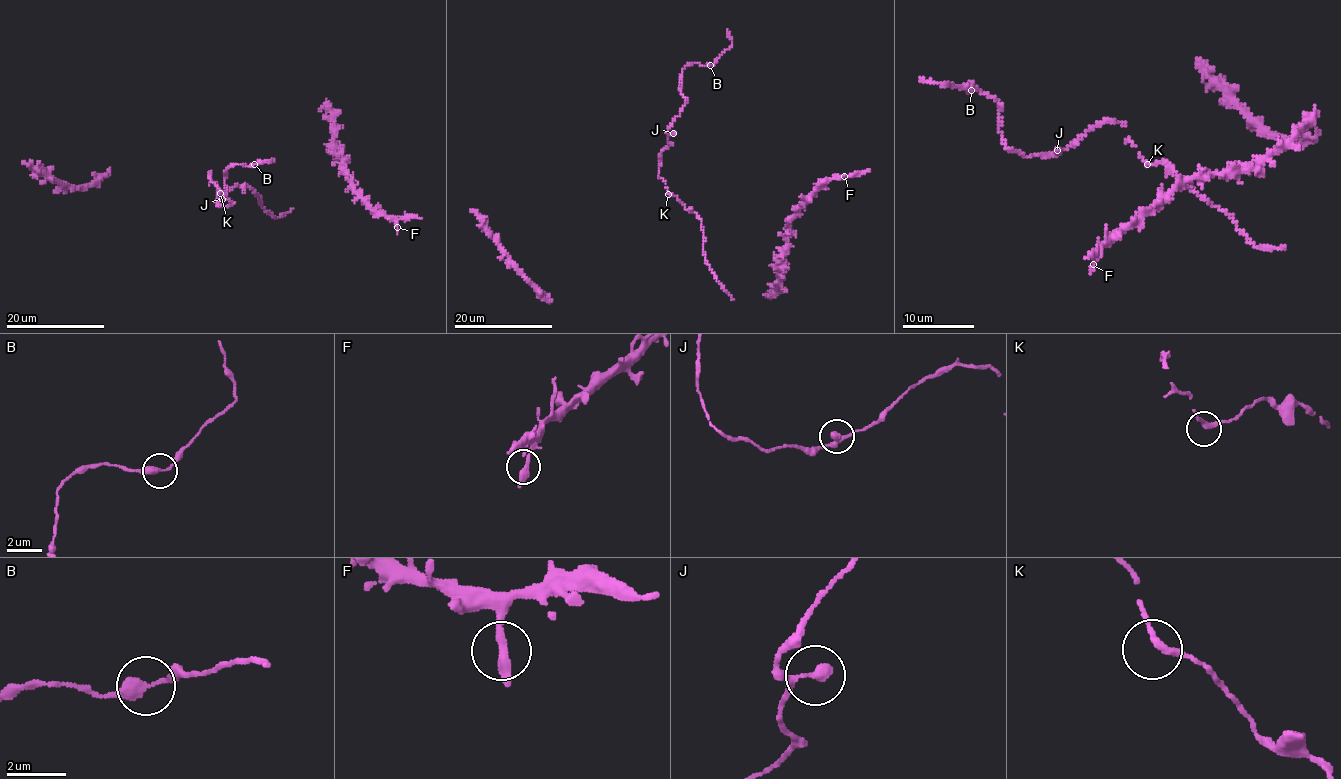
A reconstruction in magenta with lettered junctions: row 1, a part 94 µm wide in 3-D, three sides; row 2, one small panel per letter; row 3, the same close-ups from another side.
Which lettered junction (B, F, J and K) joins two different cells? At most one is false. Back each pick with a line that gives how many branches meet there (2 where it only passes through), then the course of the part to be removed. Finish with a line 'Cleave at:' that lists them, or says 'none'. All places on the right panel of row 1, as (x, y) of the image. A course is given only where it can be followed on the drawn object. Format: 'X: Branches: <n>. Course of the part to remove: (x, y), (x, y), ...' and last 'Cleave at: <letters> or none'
Cleave at: none

